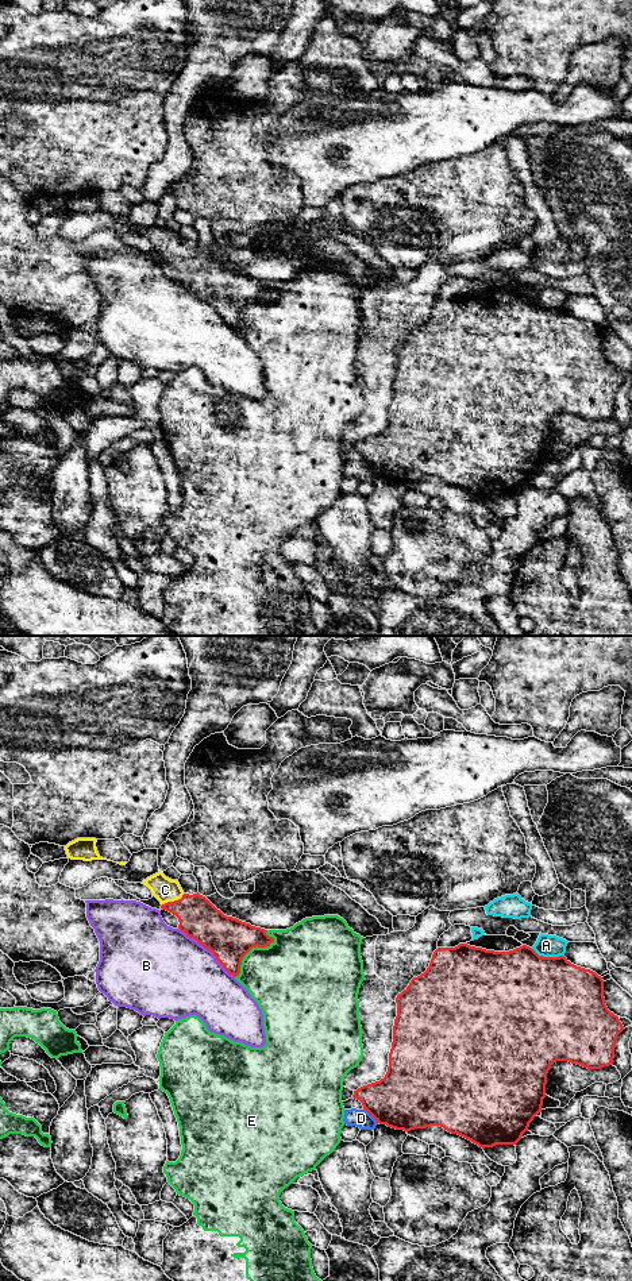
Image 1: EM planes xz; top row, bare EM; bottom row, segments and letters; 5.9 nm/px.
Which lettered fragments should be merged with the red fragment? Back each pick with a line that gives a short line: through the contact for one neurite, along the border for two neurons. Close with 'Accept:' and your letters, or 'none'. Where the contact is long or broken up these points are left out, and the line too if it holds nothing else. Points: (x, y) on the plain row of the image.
C: line xz (199, 270), (189, 261), (174, 253), (165, 242)
Accept: C

